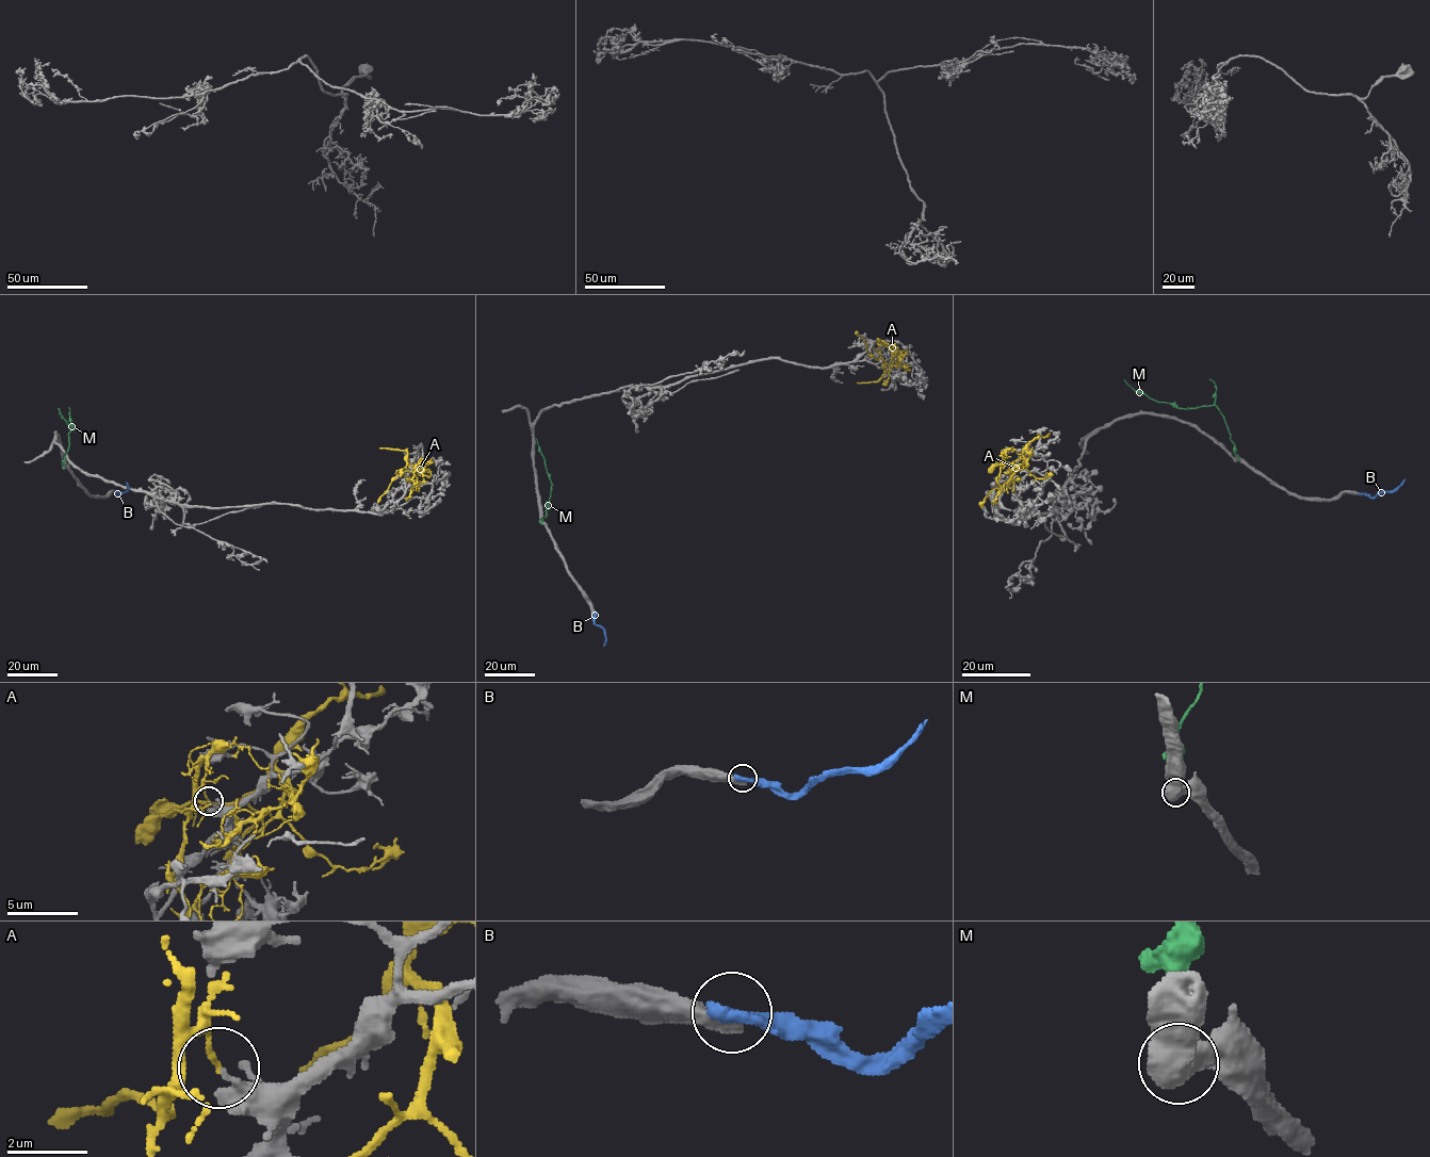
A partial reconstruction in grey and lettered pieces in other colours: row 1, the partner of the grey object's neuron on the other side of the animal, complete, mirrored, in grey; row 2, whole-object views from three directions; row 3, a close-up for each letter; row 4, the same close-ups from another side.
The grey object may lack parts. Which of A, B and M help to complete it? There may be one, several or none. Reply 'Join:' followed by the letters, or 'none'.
Join: none

